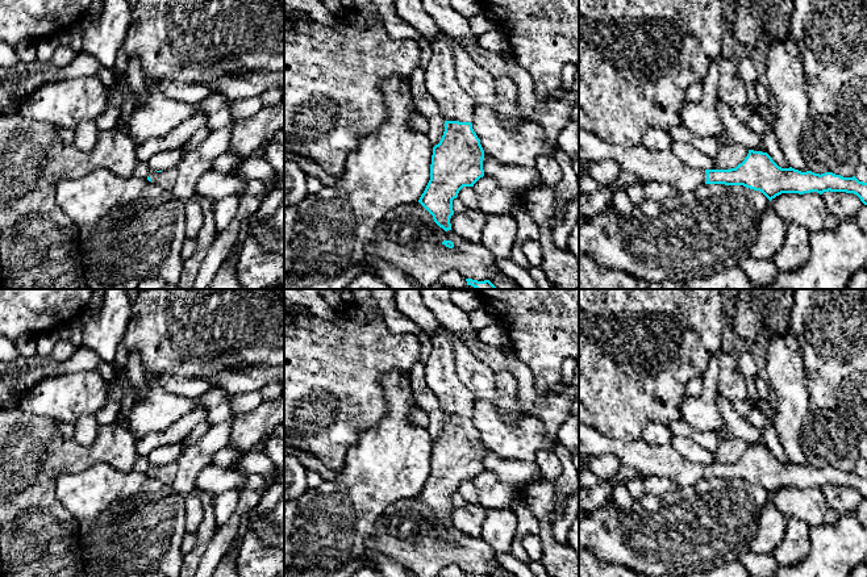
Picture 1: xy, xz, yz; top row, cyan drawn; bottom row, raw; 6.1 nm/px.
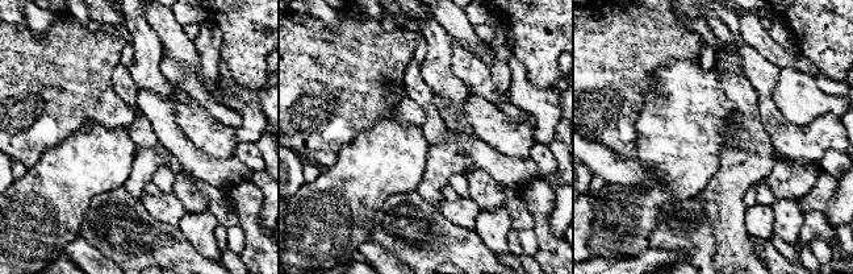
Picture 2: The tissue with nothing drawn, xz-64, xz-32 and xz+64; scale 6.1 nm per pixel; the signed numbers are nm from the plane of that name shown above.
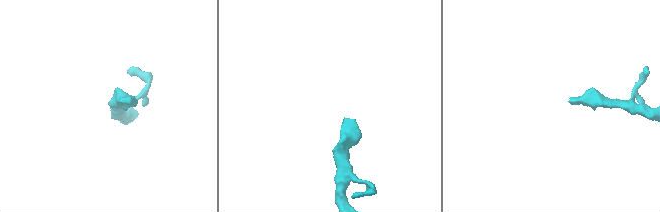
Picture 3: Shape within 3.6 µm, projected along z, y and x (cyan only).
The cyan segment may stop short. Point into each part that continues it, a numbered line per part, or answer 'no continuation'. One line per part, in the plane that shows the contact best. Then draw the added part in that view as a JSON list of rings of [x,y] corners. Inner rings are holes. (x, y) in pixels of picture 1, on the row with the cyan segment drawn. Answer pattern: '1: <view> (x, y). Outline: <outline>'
1: xz (441, 82). Outline: [[[439,30],[430,42],[433,57],[425,67],[425,85],[439,106],[445,121],[471,122],[474,103],[458,84],[455,75],[455,45]]]

